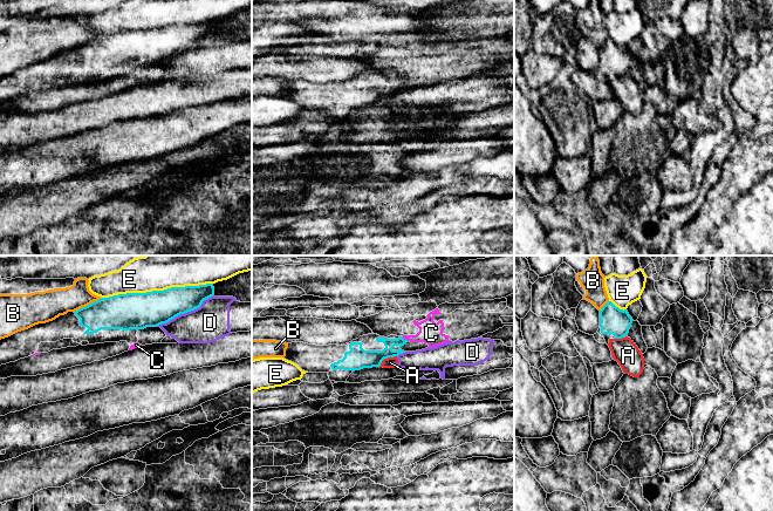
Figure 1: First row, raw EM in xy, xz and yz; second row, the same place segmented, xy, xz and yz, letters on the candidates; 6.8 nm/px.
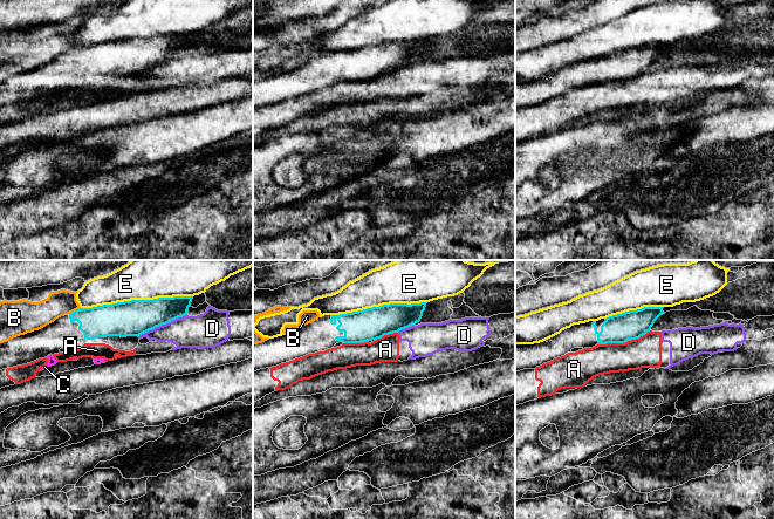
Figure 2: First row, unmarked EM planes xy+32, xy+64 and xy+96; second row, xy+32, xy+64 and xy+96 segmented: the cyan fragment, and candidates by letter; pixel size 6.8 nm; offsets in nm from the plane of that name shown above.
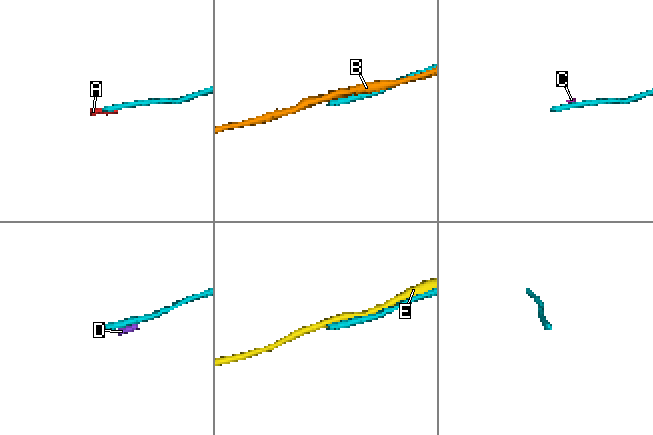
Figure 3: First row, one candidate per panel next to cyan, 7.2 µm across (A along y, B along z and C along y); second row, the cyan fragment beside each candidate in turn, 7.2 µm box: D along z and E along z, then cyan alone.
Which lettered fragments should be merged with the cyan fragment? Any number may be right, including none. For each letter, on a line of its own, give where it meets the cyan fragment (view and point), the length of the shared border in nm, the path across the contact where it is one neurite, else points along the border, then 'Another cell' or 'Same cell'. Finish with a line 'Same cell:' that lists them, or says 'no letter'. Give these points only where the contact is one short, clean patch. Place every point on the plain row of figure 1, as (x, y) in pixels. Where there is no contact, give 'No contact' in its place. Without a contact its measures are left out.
A: Touches cyan at xz (387, 95). Shared border 150 nm. Boundary: xz (396, 93), (385, 95), (378, 103). Another cell
B: Touches cyan at xy (88, 42). Shared border 220 nm. Another cell
C: Touches cyan at xz (405, 77). Shared border 60 nm. Another cell
D: Touches cyan at xy (185, 49). Shared border 460 nm. Another cell
E: Touches cyan at xy (156, 28). Shared border 750 nm. Another cell
Same cell: no letter

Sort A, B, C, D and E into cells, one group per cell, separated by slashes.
A D / B / C / E

